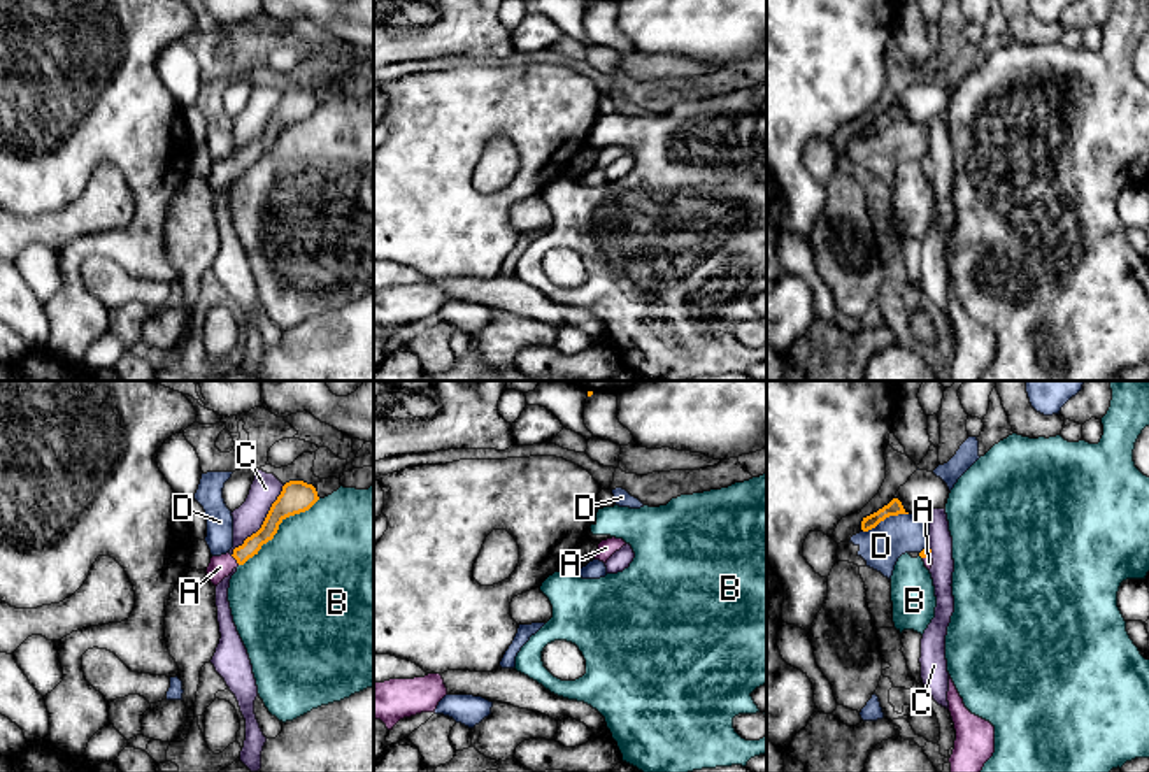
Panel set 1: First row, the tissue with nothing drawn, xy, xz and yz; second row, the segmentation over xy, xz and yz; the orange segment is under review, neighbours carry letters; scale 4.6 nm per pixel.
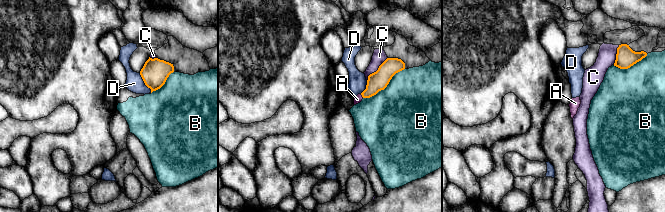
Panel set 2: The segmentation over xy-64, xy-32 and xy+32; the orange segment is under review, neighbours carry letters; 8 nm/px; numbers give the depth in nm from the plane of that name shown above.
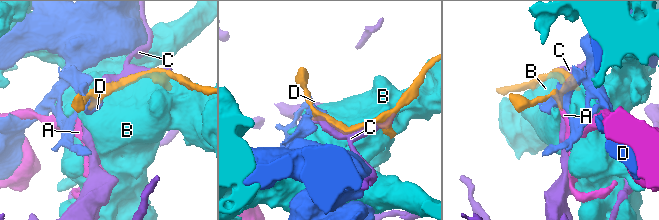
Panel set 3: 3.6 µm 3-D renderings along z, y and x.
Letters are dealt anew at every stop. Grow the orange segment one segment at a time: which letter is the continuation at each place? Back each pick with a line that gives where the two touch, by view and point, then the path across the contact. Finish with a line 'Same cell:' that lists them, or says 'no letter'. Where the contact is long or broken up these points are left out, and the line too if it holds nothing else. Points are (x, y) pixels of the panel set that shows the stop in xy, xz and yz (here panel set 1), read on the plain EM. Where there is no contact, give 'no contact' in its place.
A: contact xy (235, 165); way xy (271, 132), (235, 165), (220, 174)
Same cell: A

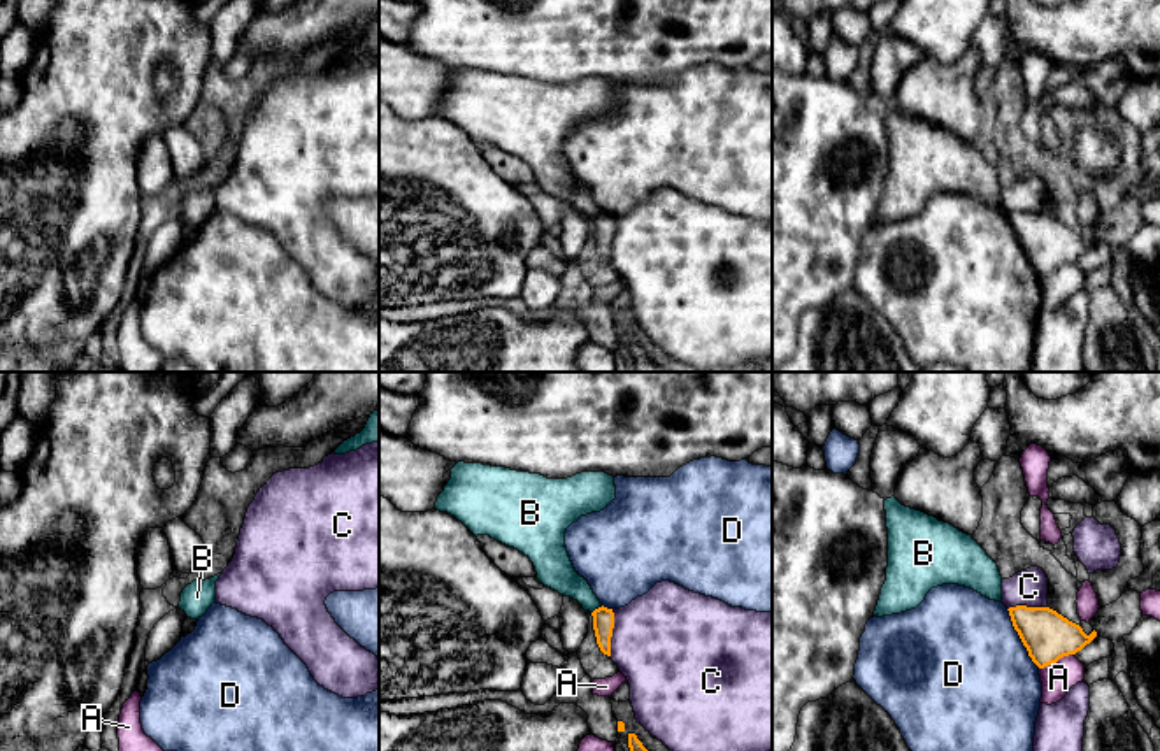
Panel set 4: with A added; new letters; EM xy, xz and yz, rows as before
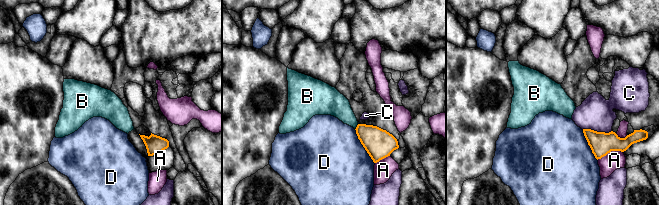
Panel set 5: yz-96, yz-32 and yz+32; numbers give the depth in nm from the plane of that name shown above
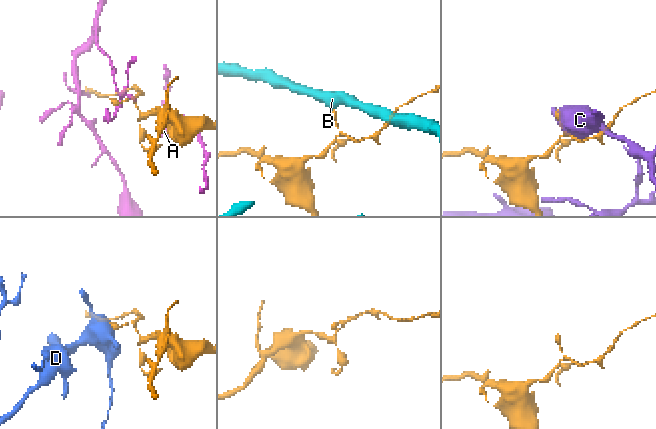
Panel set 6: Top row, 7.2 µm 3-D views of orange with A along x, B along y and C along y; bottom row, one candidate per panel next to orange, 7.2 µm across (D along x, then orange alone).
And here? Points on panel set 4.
Same cell: no letter

